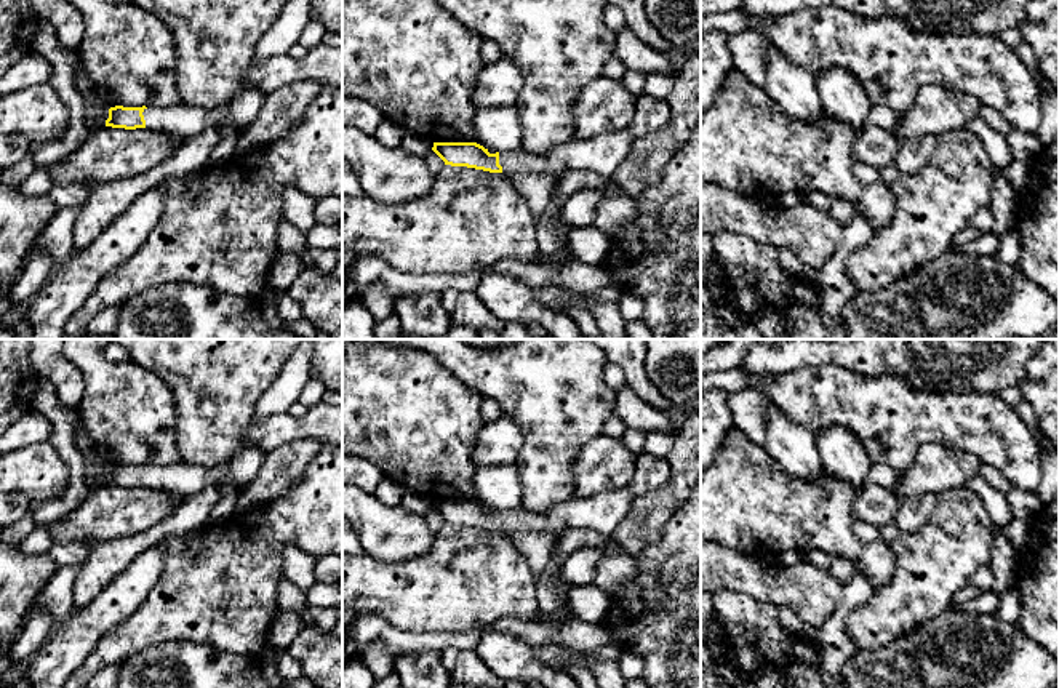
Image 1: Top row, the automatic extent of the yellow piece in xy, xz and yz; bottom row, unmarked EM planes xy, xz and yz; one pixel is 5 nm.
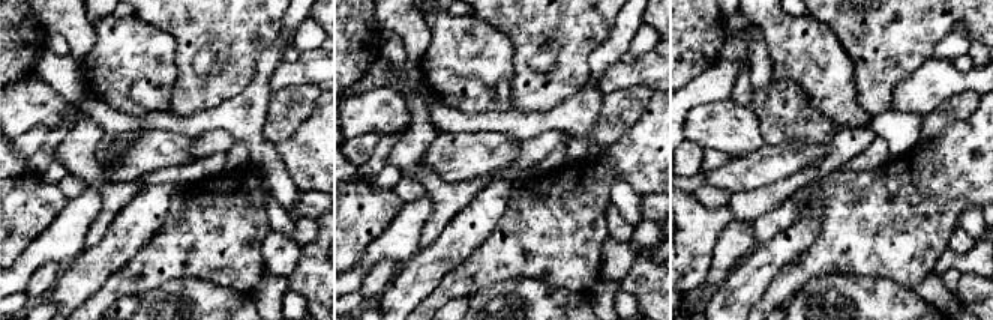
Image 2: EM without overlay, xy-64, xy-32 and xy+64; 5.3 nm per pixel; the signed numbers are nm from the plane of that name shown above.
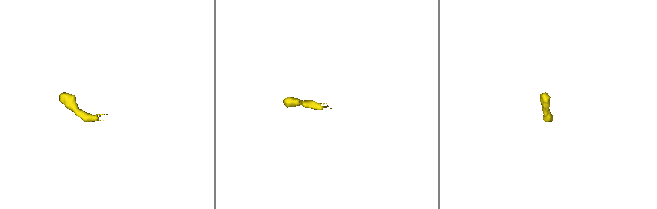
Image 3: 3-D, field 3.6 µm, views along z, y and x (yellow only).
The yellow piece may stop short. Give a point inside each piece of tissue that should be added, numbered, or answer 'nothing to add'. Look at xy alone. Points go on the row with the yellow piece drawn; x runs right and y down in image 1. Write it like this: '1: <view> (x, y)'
1: xy (242, 109)

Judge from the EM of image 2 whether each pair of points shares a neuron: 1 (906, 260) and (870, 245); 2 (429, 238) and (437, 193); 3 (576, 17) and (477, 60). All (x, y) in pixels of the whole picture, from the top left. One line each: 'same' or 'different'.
1: same
2: same
3: different

